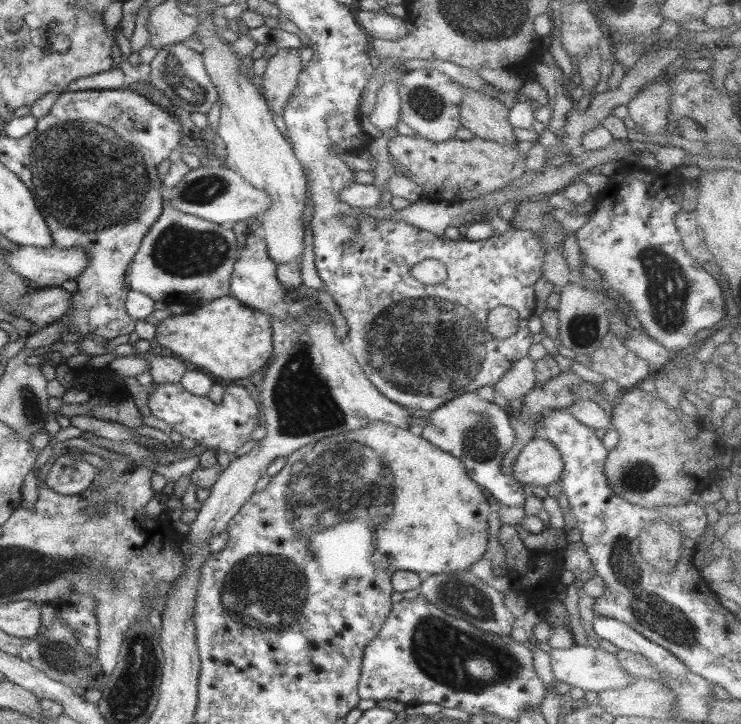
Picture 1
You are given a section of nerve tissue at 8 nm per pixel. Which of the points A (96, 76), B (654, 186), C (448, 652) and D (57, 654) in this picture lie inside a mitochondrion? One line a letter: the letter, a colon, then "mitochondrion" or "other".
A: other
B: other
C: mitochondrion
D: mitochondrion

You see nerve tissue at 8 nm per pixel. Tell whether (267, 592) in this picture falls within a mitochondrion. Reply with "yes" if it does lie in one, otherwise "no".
yes

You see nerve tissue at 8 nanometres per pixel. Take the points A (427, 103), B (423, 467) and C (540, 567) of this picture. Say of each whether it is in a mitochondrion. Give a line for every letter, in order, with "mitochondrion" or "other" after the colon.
A: mitochondrion
B: other
C: other

